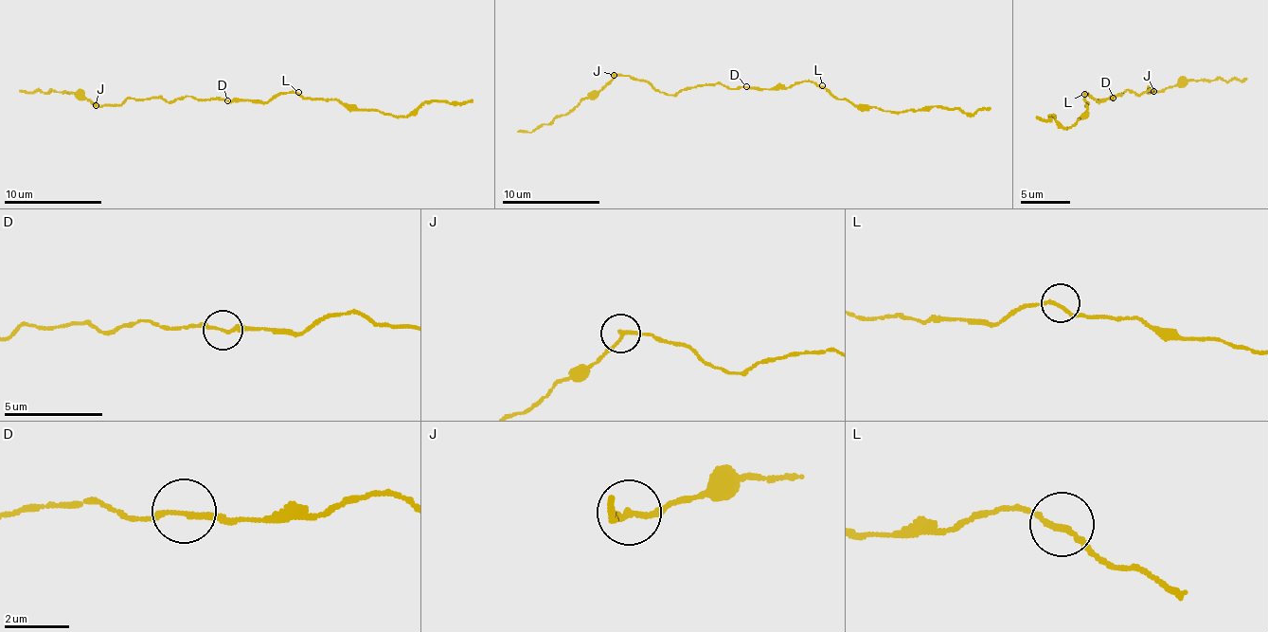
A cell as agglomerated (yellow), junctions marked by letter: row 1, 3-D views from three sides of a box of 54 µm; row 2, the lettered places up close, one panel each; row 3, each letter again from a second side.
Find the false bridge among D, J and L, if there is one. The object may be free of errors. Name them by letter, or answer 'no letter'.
J

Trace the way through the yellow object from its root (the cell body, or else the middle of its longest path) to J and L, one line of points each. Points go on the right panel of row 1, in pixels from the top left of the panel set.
J: (1112, 98), (1130, 89), (1139, 95), (1148, 89), (1153, 91), (1150, 87), (1148, 93), (1152, 91)
L: (1112, 98), (1098, 102), (1084, 94)

